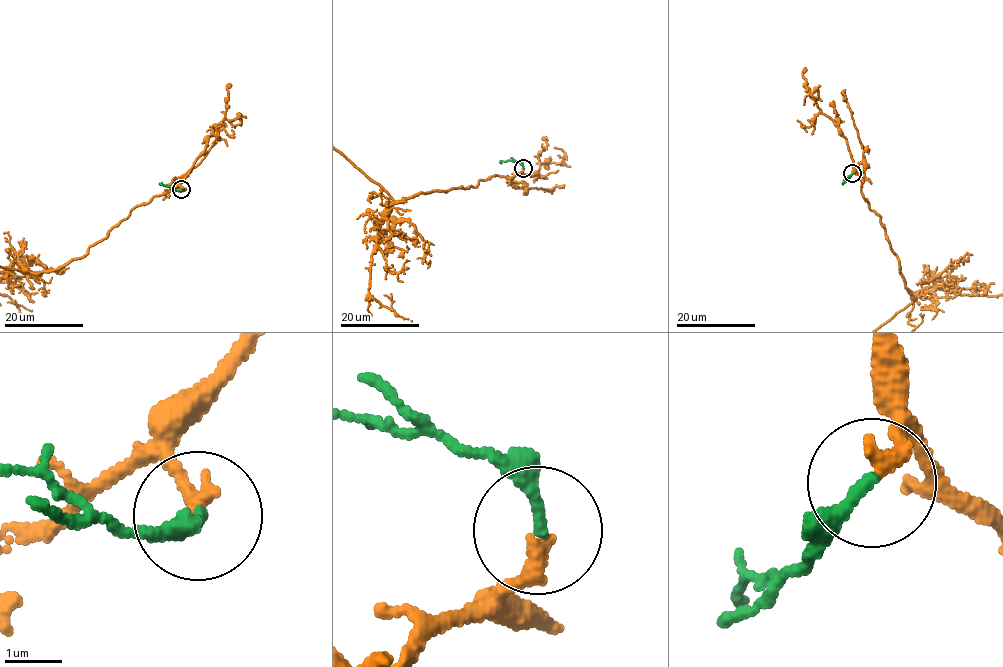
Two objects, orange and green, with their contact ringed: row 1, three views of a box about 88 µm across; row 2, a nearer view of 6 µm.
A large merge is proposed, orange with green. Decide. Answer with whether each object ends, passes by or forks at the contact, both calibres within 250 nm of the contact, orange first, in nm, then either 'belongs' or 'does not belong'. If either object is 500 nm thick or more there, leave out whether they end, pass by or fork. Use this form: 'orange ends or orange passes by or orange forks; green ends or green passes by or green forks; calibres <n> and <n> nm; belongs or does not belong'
orange ends; green ends; calibres 320 and 240 nm; belongs

